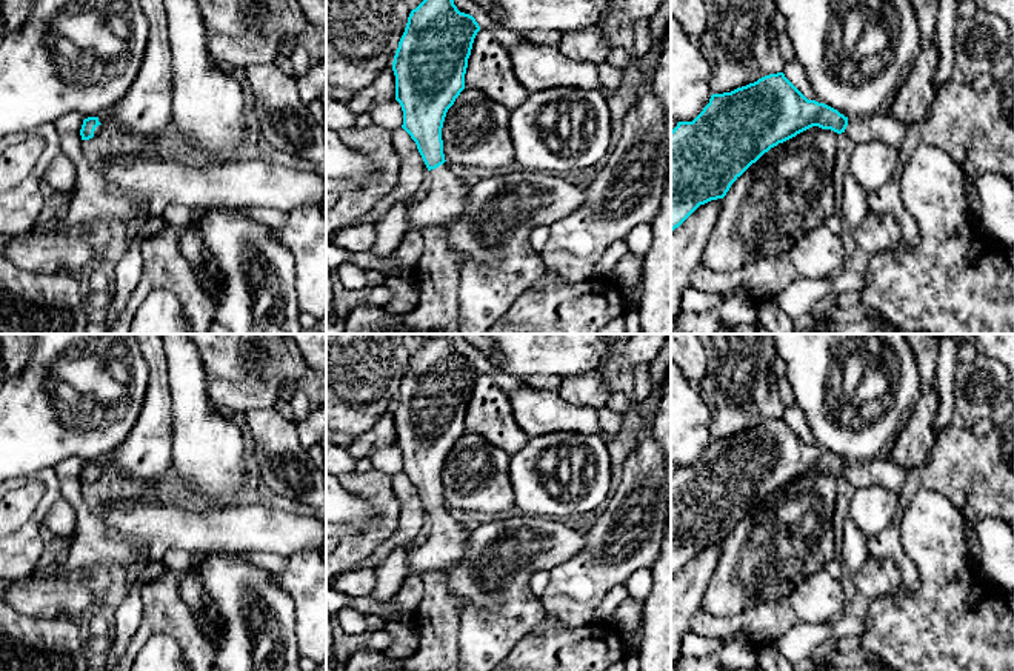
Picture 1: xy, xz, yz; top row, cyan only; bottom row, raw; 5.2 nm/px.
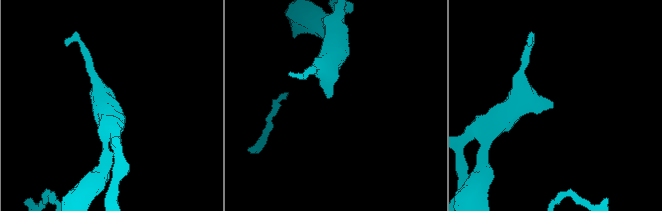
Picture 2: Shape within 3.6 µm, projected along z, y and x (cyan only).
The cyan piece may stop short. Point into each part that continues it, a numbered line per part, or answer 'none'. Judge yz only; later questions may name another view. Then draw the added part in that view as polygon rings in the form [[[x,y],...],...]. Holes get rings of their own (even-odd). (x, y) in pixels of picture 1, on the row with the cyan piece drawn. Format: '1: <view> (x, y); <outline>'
1: yz (883, 128); [[[872,114],[848,120],[845,134],[856,143],[879,140],[899,149],[905,140],[906,126],[889,114]]]

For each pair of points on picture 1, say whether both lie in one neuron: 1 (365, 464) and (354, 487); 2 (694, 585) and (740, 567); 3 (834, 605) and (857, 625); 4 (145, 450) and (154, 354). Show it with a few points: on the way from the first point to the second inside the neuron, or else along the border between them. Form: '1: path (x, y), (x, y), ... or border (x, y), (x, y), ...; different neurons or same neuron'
1: border (374, 468), (365, 473), (354, 471); different neurons
2: border (722, 547), (699, 607); different neurons
3: border (845, 611), (842, 616); different neurons
4: path (153, 427), (157, 405), (157, 377); same neuron

